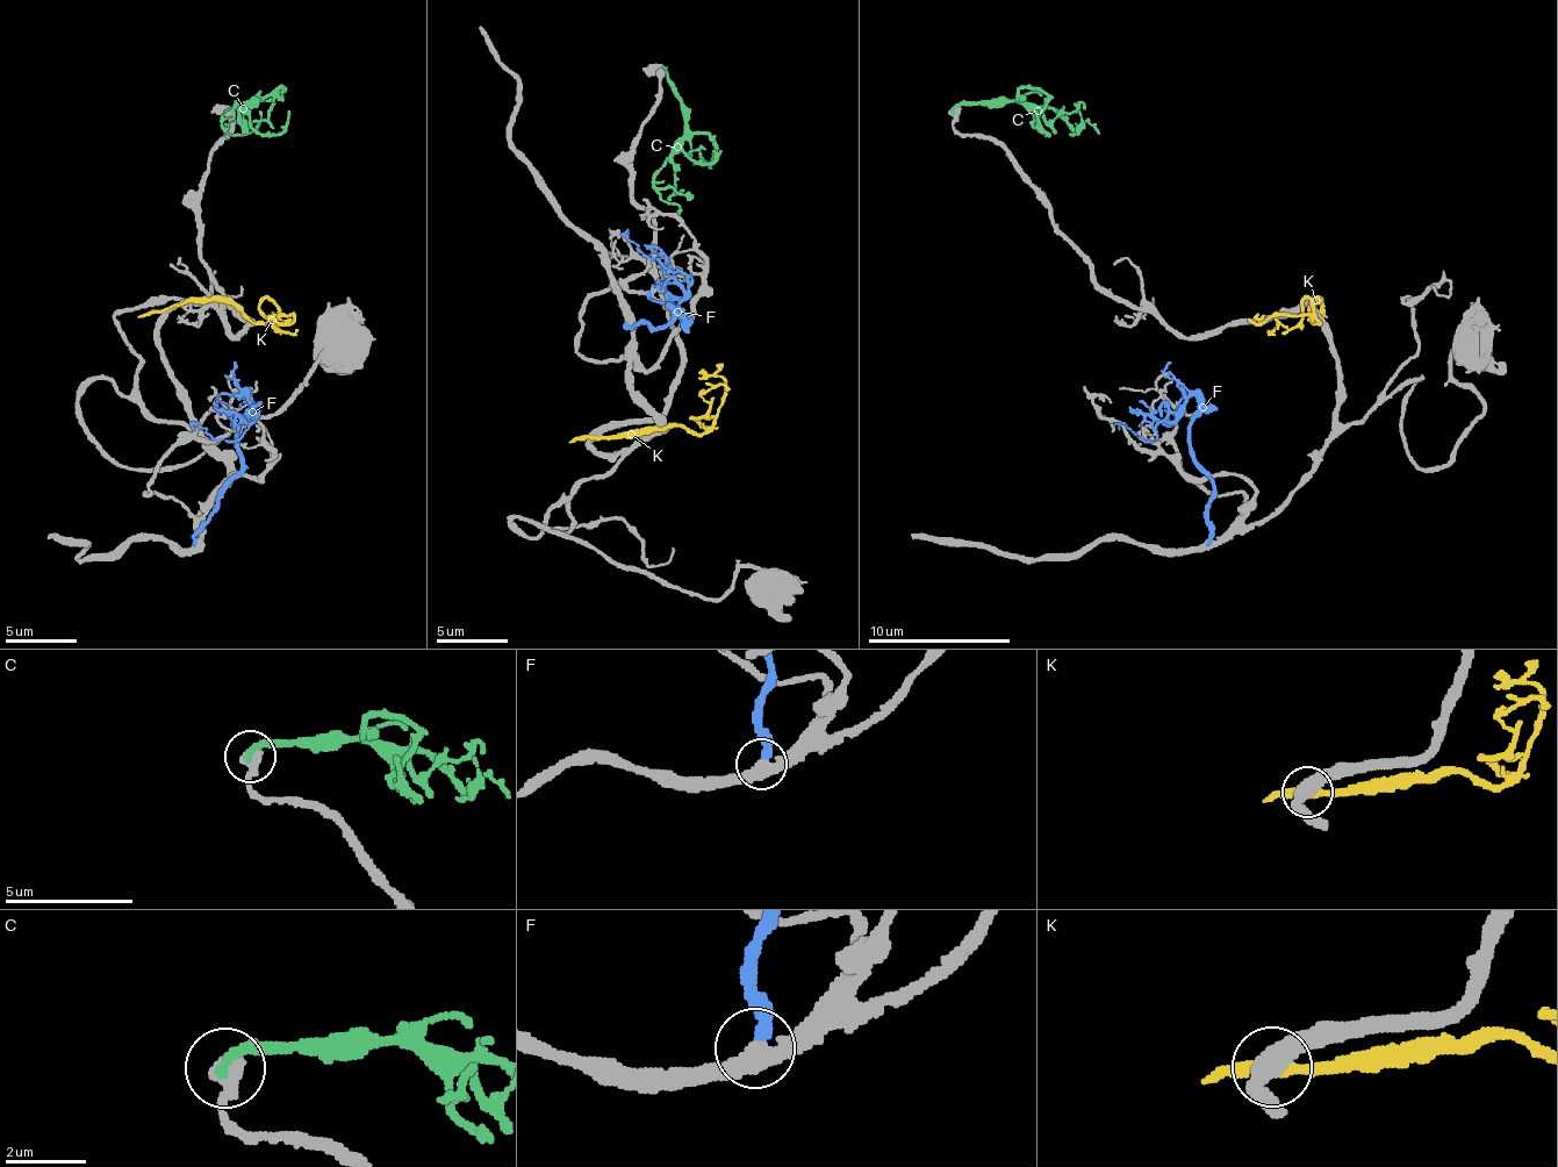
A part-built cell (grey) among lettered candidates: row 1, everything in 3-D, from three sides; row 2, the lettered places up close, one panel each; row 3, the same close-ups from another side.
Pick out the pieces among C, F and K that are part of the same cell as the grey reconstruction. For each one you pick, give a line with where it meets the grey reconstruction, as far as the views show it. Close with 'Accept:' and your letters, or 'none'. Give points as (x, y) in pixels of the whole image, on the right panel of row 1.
C: (954, 111)
Accept: C

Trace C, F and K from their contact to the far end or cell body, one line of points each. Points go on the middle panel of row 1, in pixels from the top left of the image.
C: (665, 69), (682, 112), (682, 148), (654, 183), (694, 198), (690, 194)
F: (625, 323), (654, 327), (672, 320), (672, 305), (682, 312), (679, 305), (687, 277), (644, 255), (625, 230)
K: (593, 437), (682, 427), (701, 434), (718, 409), (725, 384), (718, 377), (697, 373)

